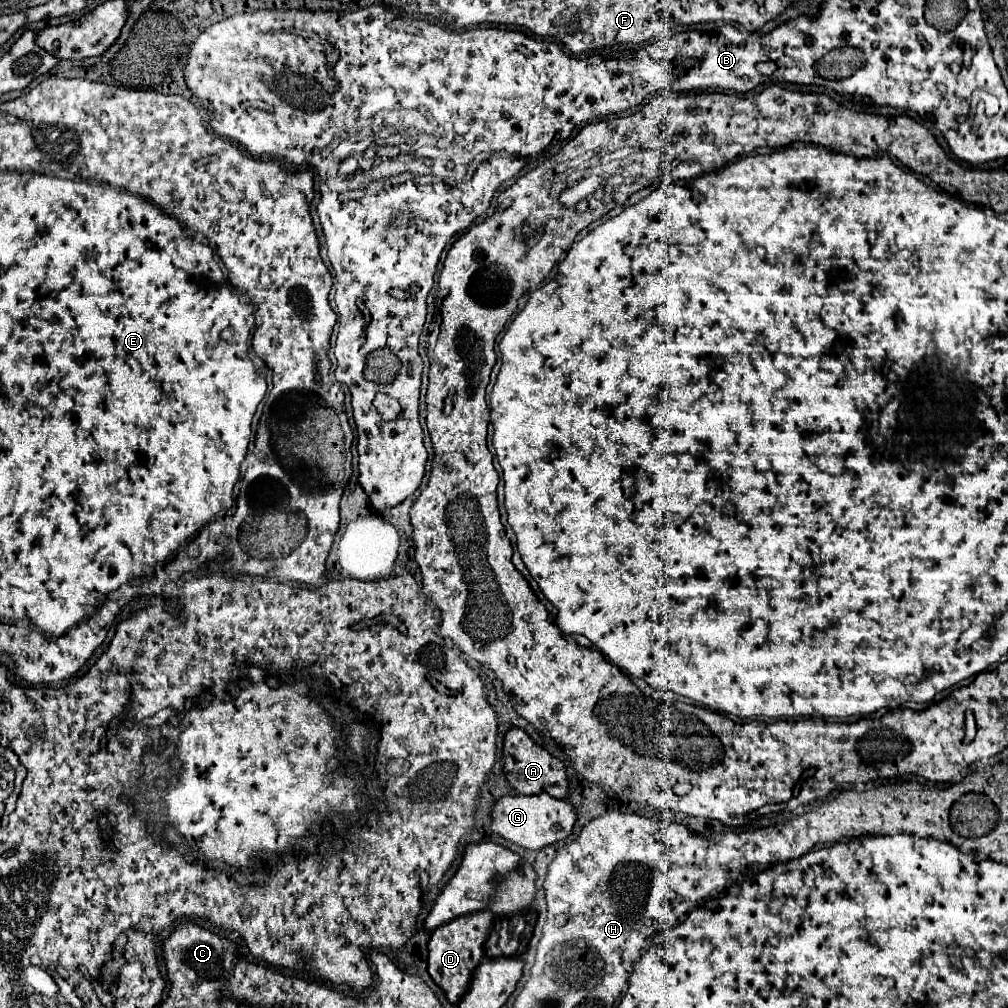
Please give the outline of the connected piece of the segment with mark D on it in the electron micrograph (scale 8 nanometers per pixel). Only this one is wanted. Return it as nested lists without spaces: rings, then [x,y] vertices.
[[[480,910],[480,912],[454,918],[446,924],[438,926],[430,936],[430,942],[428,942],[428,950],[430,950],[428,972],[430,972],[432,980],[446,992],[446,998],[452,1004],[456,1004],[462,998],[462,994],[466,992],[466,988],[470,984],[472,972],[482,962],[484,942],[488,938],[492,920],[494,920],[494,914],[490,910]]]

